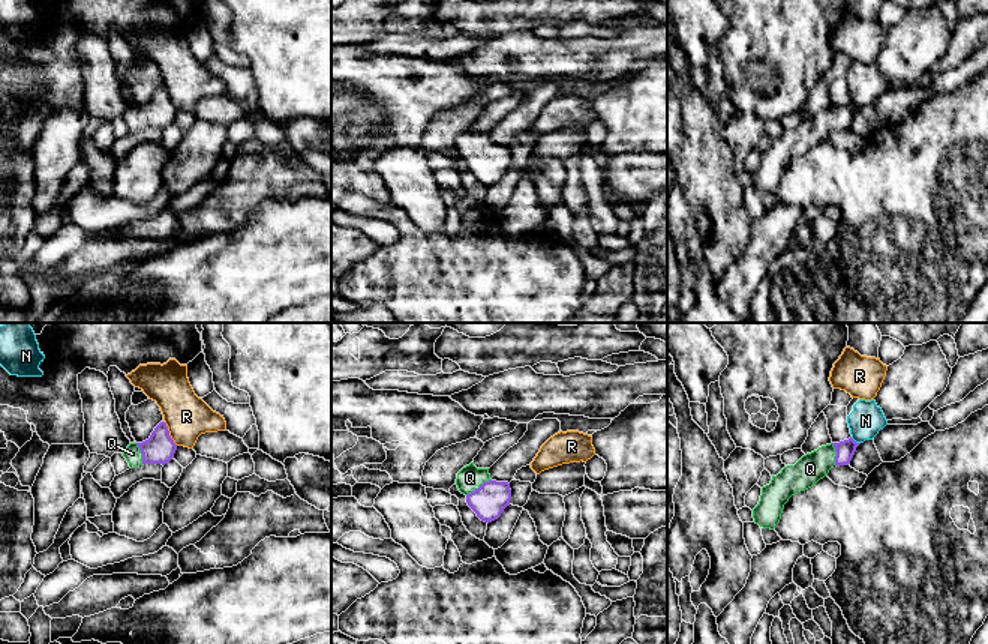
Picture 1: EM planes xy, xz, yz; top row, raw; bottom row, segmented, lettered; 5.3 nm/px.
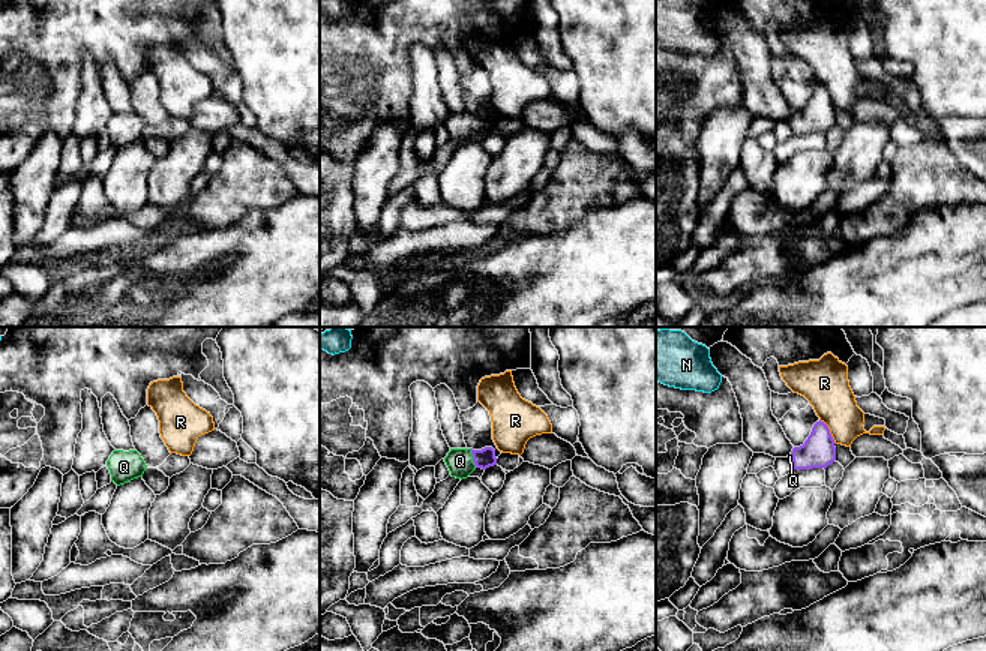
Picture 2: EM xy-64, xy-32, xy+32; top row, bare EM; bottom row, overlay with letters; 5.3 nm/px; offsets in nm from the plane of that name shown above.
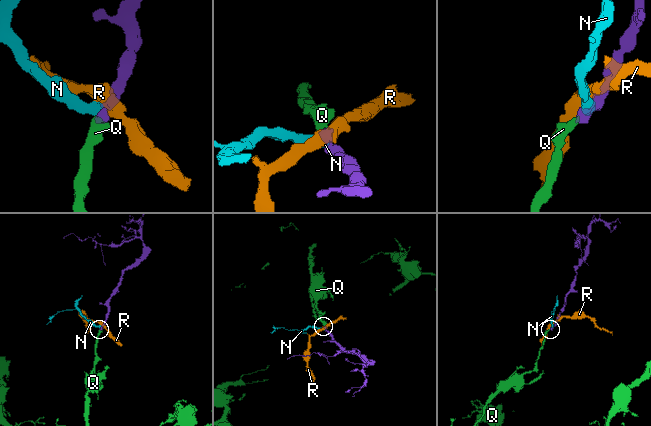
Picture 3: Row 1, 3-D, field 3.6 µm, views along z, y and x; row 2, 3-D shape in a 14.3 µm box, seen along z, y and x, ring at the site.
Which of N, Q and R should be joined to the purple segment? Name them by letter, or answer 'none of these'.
Q

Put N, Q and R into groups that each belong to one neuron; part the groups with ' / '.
N / Q / R

